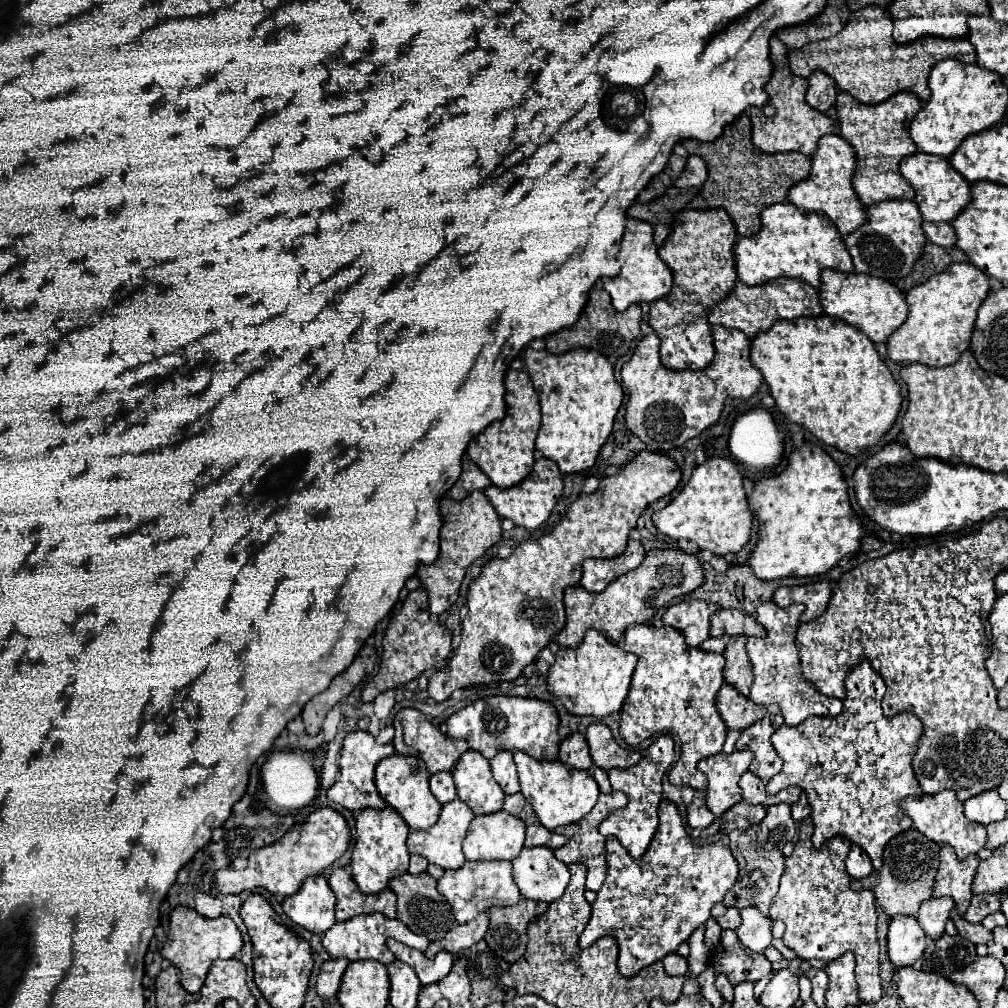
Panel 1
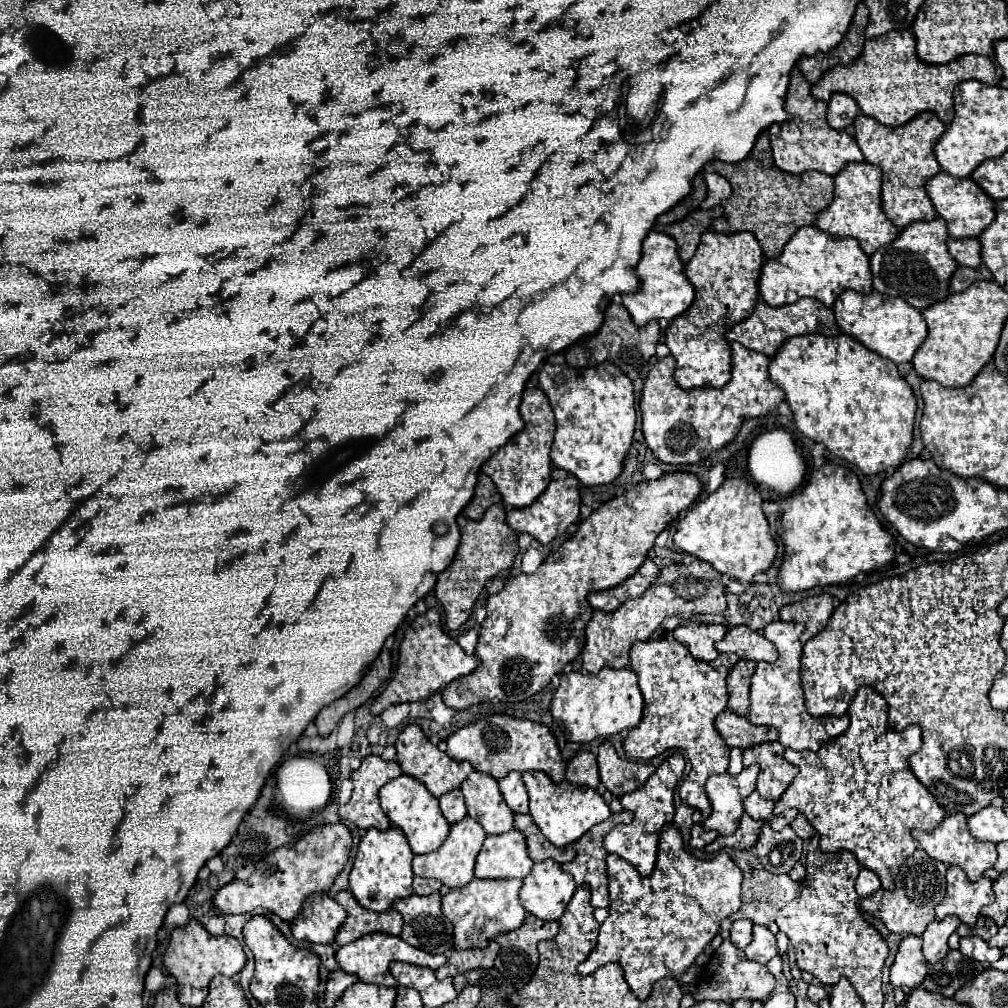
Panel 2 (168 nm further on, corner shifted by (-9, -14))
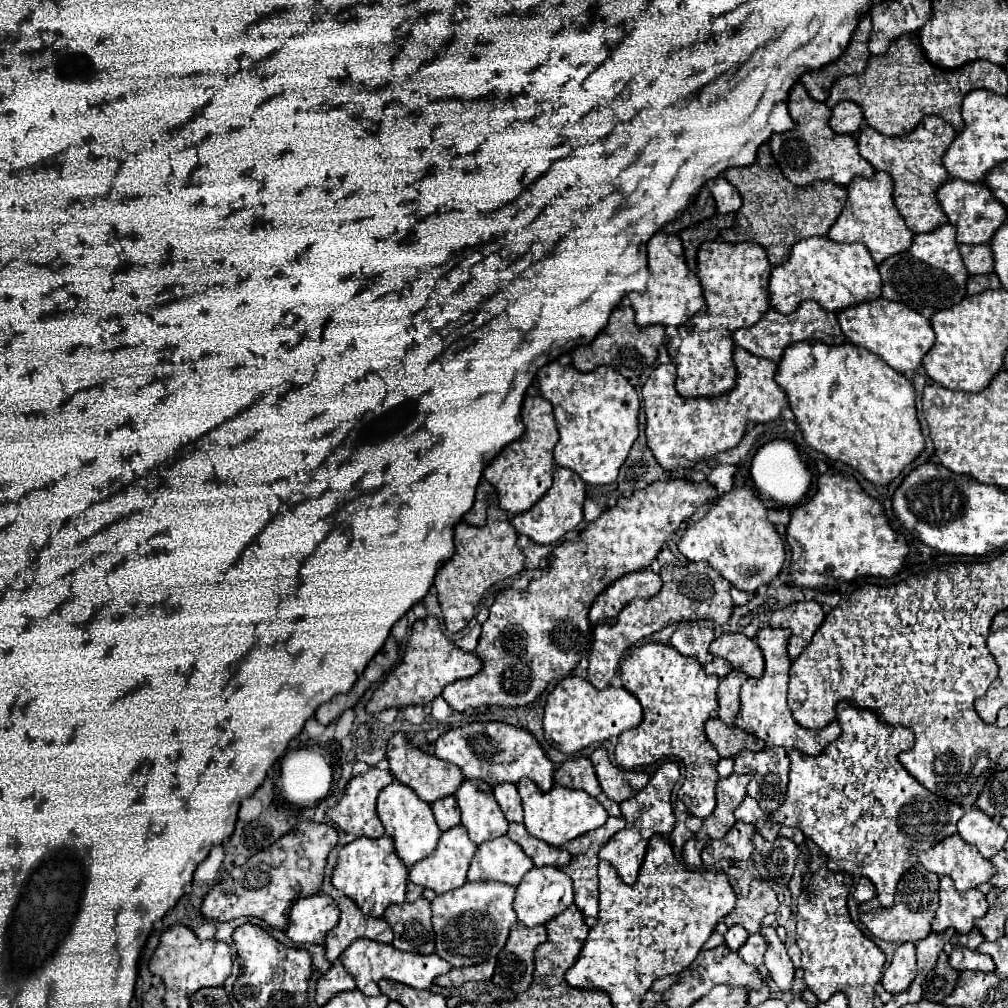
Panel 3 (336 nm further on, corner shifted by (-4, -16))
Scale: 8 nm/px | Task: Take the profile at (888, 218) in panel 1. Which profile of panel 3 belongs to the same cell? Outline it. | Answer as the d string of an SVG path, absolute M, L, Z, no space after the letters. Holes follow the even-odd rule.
M944 224L932 232L916 234L912 246L906 252L894 254L878 264L878 272L882 276L882 298L906 304L924 318L930 318L936 310L958 304L966 296L968 270L962 264L956 242L956 228L952 224Z

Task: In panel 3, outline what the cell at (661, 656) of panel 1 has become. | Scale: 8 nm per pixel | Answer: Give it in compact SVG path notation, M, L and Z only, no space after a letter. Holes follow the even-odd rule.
M650 642L636 648L622 662L622 682L622 686L642 704L644 718L634 730L620 734L620 742L614 750L616 762L624 768L634 768L652 764L664 756L682 760L686 774L684 784L678 790L678 798L686 804L692 816L710 816L716 806L714 786L718 780L716 764L720 756L708 742L704 724L718 710L718 678L706 676L704 668L694 658L684 658L674 646Z

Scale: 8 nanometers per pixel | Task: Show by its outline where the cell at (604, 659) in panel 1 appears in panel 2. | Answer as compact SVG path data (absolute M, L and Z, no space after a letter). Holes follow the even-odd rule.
M603 668L597 676L587 672L561 674L561 684L553 694L549 710L553 720L569 734L569 740L577 744L631 730L643 716L643 696L637 684L637 674L631 668Z

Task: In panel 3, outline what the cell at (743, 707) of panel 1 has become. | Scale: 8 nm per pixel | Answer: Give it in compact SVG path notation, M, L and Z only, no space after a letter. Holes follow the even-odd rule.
M710 718L706 722L706 736L714 744L714 748L718 750L718 754L722 758L732 758L740 750L758 752L758 750L762 750L766 746L762 740L750 736L742 728L736 728L734 724L732 726L724 724L720 718Z

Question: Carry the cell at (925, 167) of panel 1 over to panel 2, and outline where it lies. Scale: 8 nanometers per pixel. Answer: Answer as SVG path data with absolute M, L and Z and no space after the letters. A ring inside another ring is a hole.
M939 172L927 182L927 194L937 208L937 214L945 218L951 238L977 238L995 218L995 200L989 198L971 178L959 180L947 172Z

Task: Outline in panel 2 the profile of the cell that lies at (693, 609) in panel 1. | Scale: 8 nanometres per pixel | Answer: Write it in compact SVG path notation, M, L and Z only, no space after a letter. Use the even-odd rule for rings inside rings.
M689 622L679 628L675 628L675 640L681 642L689 654L697 660L711 662L717 656L715 642L723 638L725 634L723 624L701 624L701 622Z

